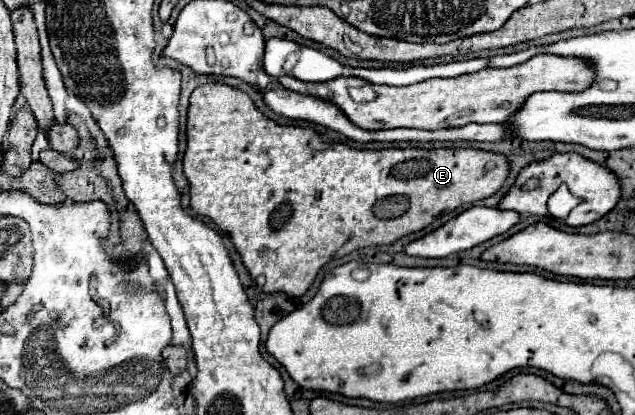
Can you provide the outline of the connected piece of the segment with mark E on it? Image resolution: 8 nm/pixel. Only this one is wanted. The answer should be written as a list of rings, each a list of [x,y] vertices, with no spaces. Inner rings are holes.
[[[204,83],[200,87],[194,89],[194,93],[190,95],[190,107],[188,107],[188,125],[186,125],[186,135],[188,135],[188,145],[186,145],[186,153],[182,159],[184,165],[184,175],[190,183],[190,207],[196,215],[202,217],[210,217],[224,233],[230,235],[236,251],[242,257],[244,267],[248,269],[250,277],[254,283],[262,285],[262,293],[286,293],[288,297],[302,297],[308,287],[312,285],[316,273],[330,261],[336,257],[344,257],[356,249],[364,249],[370,245],[388,245],[398,241],[404,235],[416,233],[424,227],[428,227],[442,211],[454,211],[462,205],[474,203],[476,199],[486,199],[490,195],[494,195],[502,183],[506,181],[508,175],[508,163],[504,155],[496,155],[496,153],[488,153],[488,151],[480,151],[480,149],[384,149],[384,151],[360,151],[360,149],[350,149],[344,143],[334,143],[328,141],[328,145],[322,141],[318,143],[320,135],[310,129],[310,127],[280,127],[276,125],[272,119],[264,117],[252,103],[252,99],[234,89],[228,87],[224,83]],[[378,201],[378,217],[374,215],[374,205]]]

